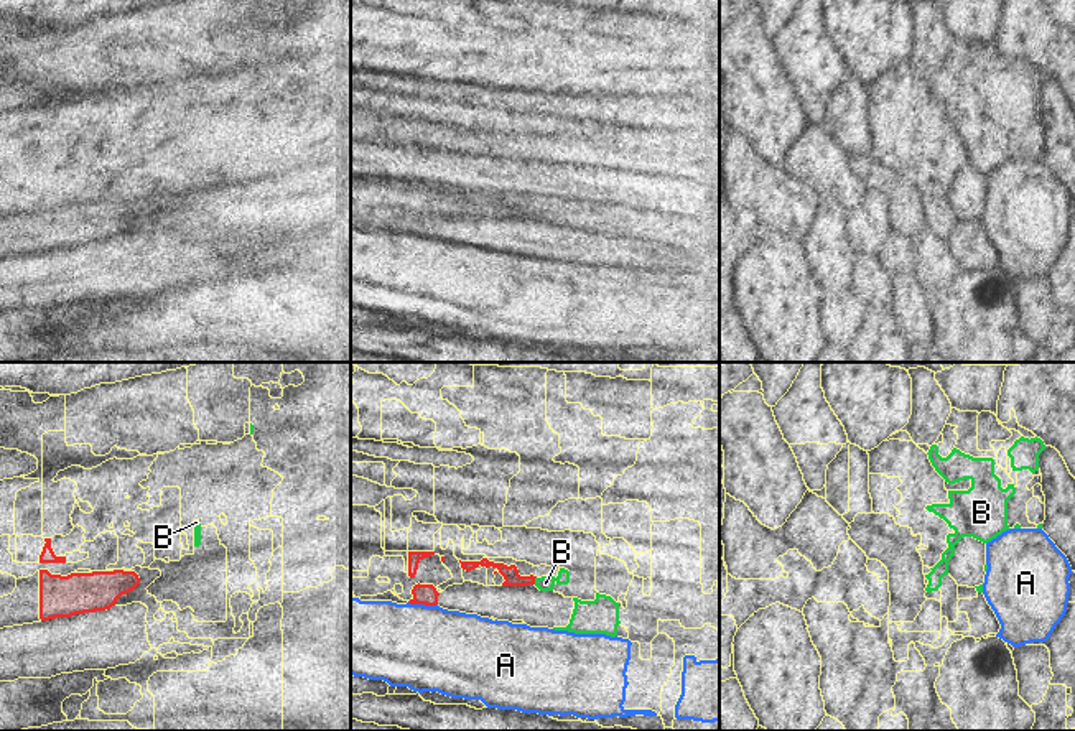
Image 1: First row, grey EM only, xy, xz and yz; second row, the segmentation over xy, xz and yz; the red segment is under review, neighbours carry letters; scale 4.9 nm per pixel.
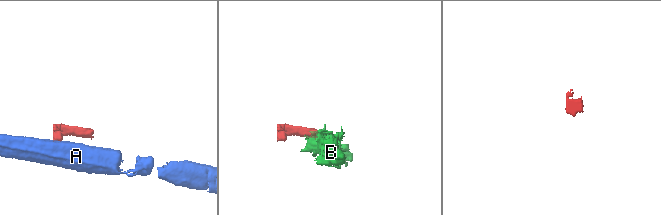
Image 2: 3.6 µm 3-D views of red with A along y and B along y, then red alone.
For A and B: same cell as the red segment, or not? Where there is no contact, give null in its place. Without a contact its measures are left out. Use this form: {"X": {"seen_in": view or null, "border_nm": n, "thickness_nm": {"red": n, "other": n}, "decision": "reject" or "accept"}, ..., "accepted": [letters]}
{"A": {"seen_in": "xz", "border_nm": 140, "thickness_nm": {"red": 100, "other": 420}, "decision": "reject"}, "B": {"seen_in": "xz", "border_nm": 40, "thickness_nm": {"red": 80, "other": 80}, "decision": "reject"}, "accepted": []}

